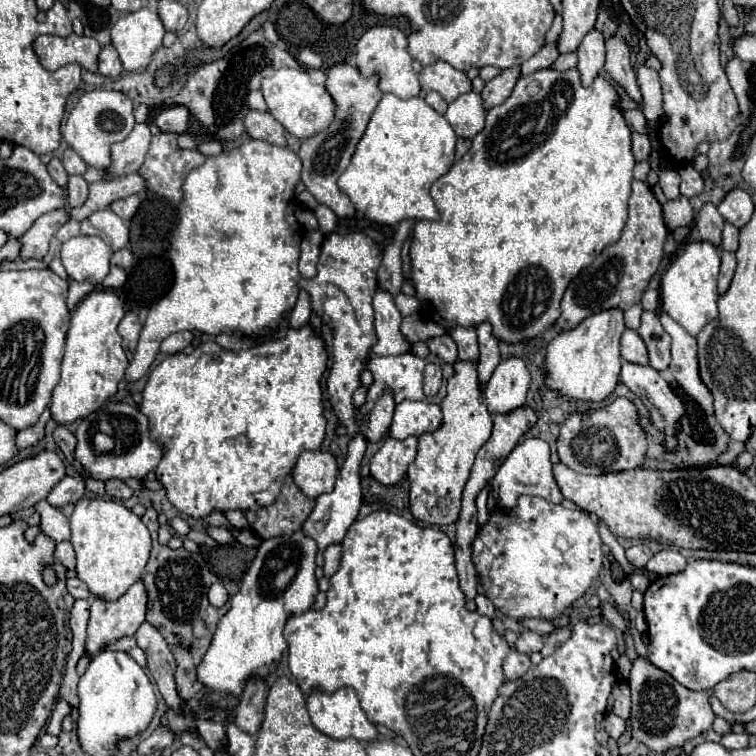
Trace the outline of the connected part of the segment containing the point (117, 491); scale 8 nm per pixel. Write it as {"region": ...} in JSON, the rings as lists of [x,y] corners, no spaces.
{"region":[[[107,480],[105,482],[105,490],[115,500],[127,500],[133,494],[133,490],[123,480]]]}

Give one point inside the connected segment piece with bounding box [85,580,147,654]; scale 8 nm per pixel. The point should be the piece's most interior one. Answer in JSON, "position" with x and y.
{"position":[109,620]}

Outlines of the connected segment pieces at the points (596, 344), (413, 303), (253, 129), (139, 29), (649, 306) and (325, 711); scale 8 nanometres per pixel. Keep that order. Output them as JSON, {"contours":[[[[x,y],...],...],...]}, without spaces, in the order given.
{"contours":[[[[611,308],[585,318],[577,328],[569,332],[561,332],[547,346],[547,358],[545,358],[547,386],[561,392],[567,400],[589,400],[589,402],[605,400],[613,392],[619,378],[621,368],[619,340],[623,330],[625,330],[623,310]]],[[[397,294],[395,296],[395,306],[399,308],[401,316],[409,316],[413,312],[417,312],[421,308],[421,302],[415,296],[405,296],[405,294]]],[[[249,110],[245,120],[245,130],[251,138],[265,140],[275,146],[285,146],[285,128],[269,114],[269,112],[259,112],[259,110]]],[[[149,8],[135,10],[135,12],[119,18],[115,22],[115,26],[111,28],[111,44],[119,52],[123,68],[127,72],[143,72],[147,68],[151,56],[161,48],[163,36],[165,36],[165,26],[161,26],[159,14],[153,12],[153,10],[149,10]]],[[[647,289],[642,298],[641,306],[643,306],[643,310],[657,310],[657,306],[659,306],[659,302],[657,302],[659,292],[657,290]]],[[[351,686],[339,688],[331,694],[313,690],[307,696],[307,710],[313,726],[331,738],[357,738],[359,742],[377,738],[377,730],[361,710]]]]}

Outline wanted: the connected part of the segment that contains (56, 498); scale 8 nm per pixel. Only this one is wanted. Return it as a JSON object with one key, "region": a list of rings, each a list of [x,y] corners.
{"region":[[[89,474],[85,476],[65,476],[47,496],[47,502],[51,506],[63,506],[69,502],[77,502],[83,498],[85,494],[85,478],[89,478]]]}

